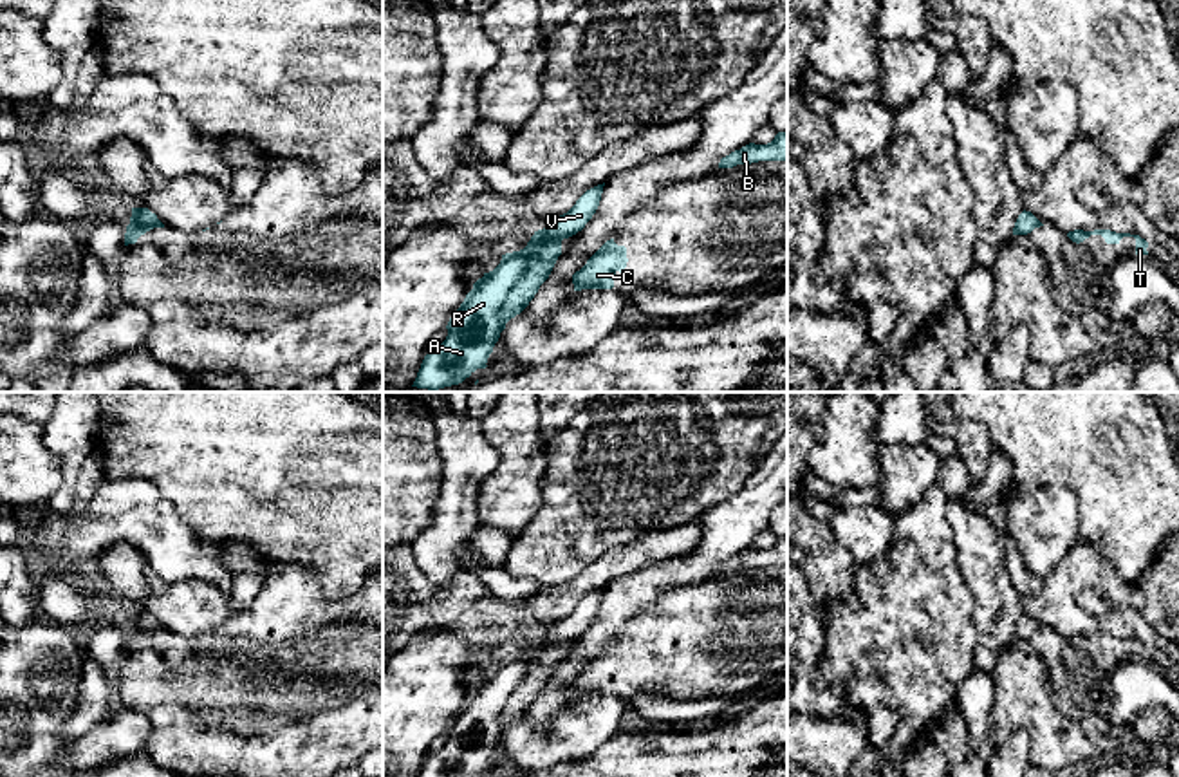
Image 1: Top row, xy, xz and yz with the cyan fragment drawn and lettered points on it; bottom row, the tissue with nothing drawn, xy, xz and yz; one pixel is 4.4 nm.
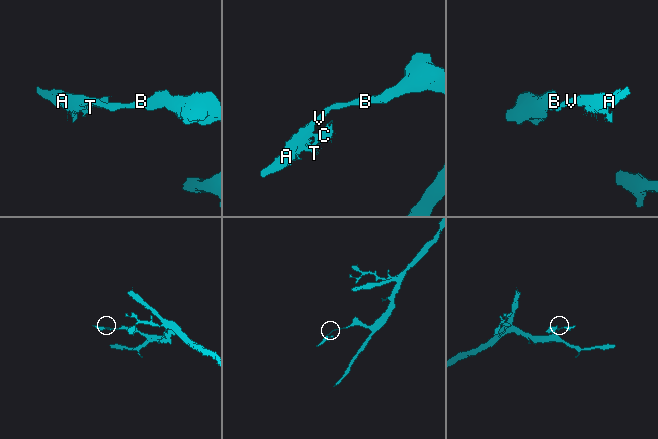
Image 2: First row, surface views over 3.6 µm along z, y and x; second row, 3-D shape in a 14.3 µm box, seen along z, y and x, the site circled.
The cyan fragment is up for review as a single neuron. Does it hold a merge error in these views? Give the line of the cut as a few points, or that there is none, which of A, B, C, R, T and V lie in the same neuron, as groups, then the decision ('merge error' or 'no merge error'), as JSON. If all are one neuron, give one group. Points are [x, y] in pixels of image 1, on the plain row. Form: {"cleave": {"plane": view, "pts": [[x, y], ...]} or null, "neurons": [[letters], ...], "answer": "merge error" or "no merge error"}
{"cleave": {"plane": "xz", "pts": [[524, 655], [529, 669], [499, 714], [499, 736]]}, "neurons": [["A", "B", "R", "V"], ["C", "T"]], "answer": "merge error"}

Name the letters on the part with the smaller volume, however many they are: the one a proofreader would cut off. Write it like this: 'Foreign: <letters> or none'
Foreign: C, T

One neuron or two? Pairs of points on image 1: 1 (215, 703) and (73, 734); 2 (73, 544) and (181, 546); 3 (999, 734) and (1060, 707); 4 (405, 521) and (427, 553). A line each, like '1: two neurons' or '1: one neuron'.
1: two neurons
2: one neuron
3: one neuron
4: two neurons

